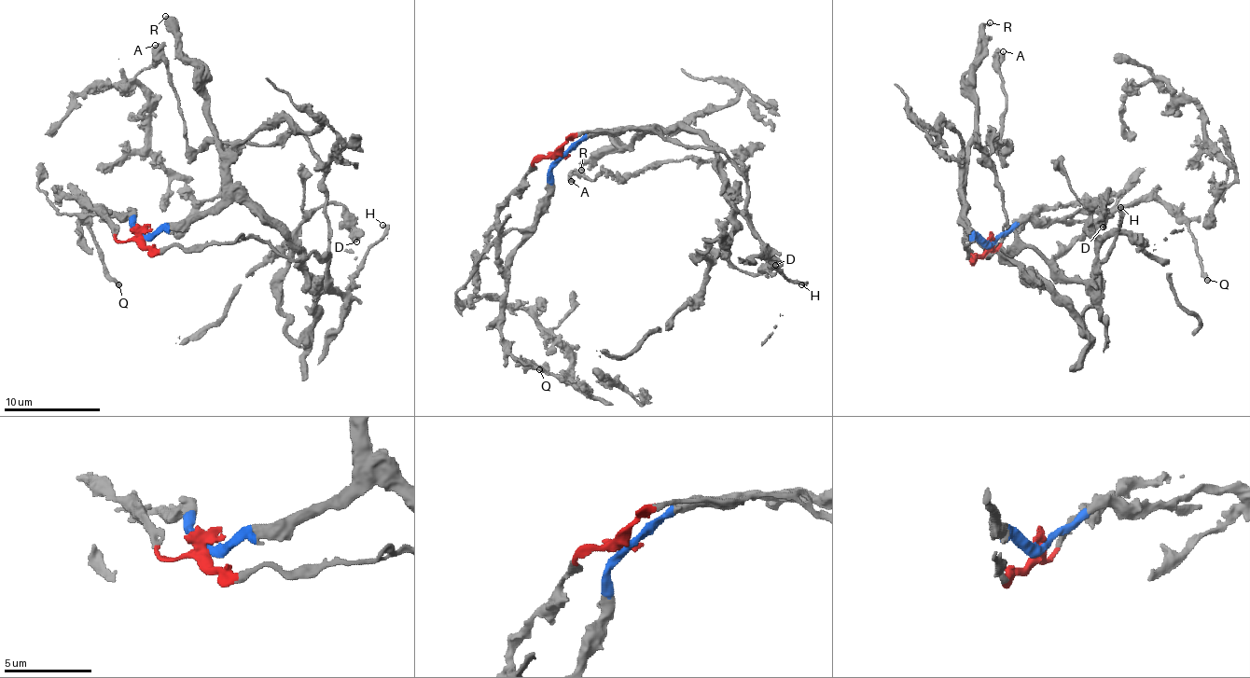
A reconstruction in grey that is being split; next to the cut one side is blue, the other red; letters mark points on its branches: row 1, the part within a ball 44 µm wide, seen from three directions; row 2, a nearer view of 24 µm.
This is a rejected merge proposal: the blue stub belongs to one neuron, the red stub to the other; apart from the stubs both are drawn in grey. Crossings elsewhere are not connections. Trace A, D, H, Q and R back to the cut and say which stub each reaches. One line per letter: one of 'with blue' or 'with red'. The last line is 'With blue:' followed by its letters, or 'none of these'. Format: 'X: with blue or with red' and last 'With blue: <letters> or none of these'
A: with red
D: with blue
H: with red
Q: with blue
R: with blue
With blue: D, Q, R

